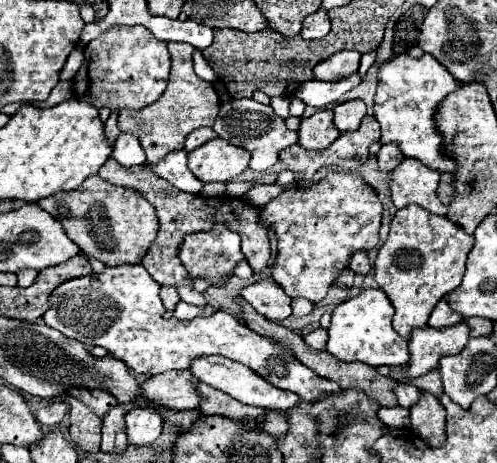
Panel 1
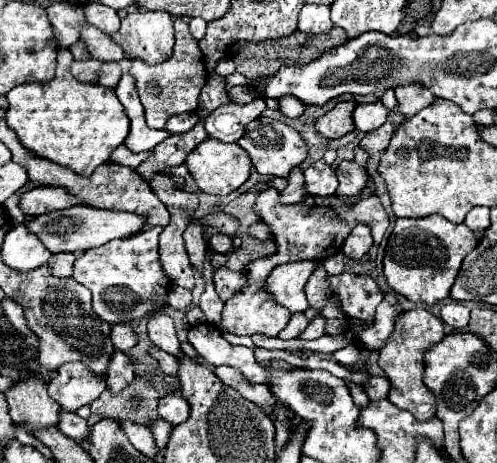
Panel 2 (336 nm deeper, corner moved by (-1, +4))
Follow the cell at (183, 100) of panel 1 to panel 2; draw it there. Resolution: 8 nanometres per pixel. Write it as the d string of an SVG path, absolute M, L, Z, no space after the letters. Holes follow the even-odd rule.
M182 18L174 20L176 28L176 44L170 60L158 66L146 66L140 60L132 60L130 74L136 78L136 88L140 94L140 102L146 112L146 124L150 128L166 128L168 118L194 112L198 108L200 90L206 84L206 68L202 64L202 52L198 48L198 40L190 34L188 24Z

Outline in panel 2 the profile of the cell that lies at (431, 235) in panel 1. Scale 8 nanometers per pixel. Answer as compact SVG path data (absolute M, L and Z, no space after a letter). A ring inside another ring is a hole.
M432 214L428 218L398 218L384 256L386 282L410 302L432 306L450 296L460 264L476 244L478 242L466 224L452 224L440 214Z

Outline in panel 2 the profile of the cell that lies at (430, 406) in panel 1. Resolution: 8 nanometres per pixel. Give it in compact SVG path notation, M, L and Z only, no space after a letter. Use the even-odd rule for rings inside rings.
M414 308L414 310L408 310L408 312L398 316L394 332L388 338L388 344L380 350L378 364L392 384L388 400L392 404L396 404L400 410L410 412L420 422L432 420L436 414L436 398L426 388L422 376L424 376L424 354L426 354L426 350L432 348L434 344L442 342L442 338L444 338L442 320L424 308Z

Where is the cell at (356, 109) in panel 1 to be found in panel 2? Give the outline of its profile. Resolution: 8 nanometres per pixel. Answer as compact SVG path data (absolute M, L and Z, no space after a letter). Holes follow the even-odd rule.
M380 100L376 104L358 104L352 112L352 118L354 118L356 130L374 132L386 122L388 110L384 108L384 104Z

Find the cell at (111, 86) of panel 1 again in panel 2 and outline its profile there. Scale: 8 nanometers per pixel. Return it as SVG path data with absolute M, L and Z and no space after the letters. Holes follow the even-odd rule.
M138 10L122 18L122 26L116 34L110 36L124 52L128 52L128 60L144 60L144 64L162 64L172 56L174 50L174 28L172 28L172 16L168 12L148 12Z

